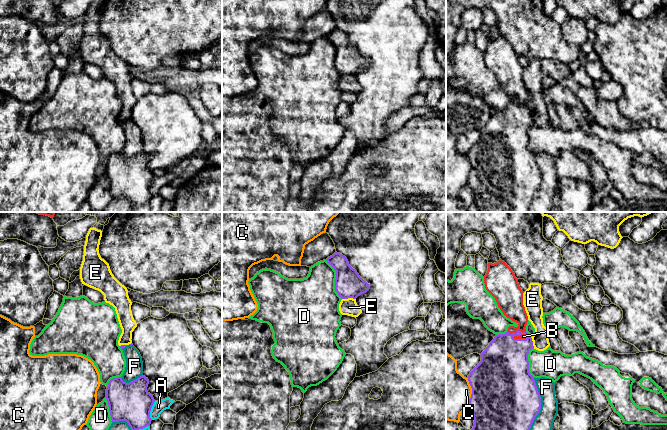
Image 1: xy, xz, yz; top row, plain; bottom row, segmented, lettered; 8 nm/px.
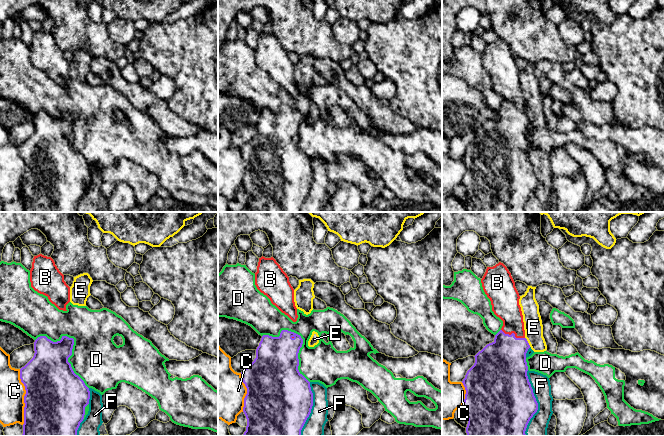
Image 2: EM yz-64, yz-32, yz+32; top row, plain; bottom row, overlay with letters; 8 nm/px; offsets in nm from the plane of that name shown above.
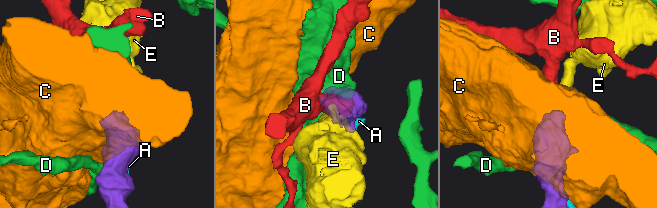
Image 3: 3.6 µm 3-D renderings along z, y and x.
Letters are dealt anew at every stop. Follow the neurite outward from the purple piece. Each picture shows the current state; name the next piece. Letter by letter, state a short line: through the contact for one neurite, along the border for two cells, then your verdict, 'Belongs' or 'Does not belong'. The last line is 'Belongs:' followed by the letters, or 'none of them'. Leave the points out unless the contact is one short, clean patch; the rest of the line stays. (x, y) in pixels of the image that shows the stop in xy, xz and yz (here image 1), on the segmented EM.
A: Does not belong
B: Line: yz (505, 358), (516, 343), (518, 330), (523, 336). Belongs
C: Does not belong
D: Does not belong
E: Line: xz (355, 298), (342, 299). Does not belong
F: Does not belong
Belongs: B

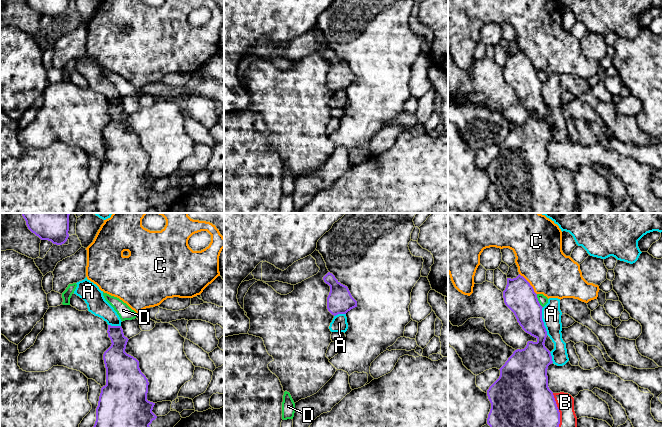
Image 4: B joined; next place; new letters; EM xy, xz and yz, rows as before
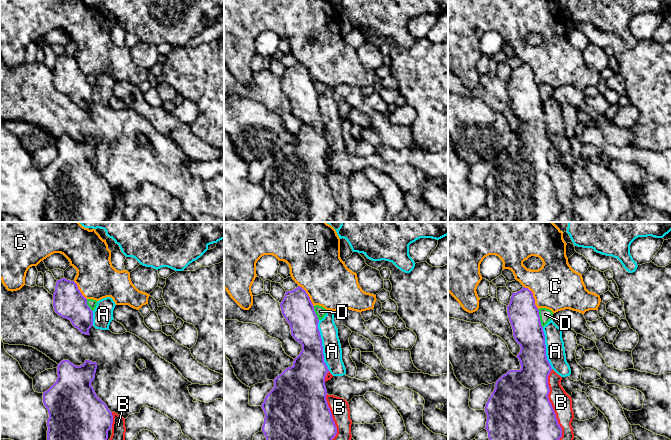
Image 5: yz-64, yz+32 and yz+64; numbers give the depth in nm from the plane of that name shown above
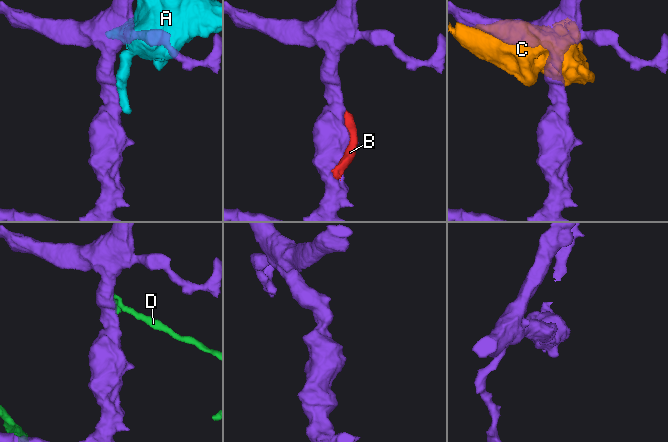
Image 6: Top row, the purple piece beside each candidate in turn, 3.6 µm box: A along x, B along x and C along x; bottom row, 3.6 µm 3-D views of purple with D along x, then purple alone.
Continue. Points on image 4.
A: Does not belong
B: Does not belong
C: Does not belong
D: Does not belong
Belongs: none of them

